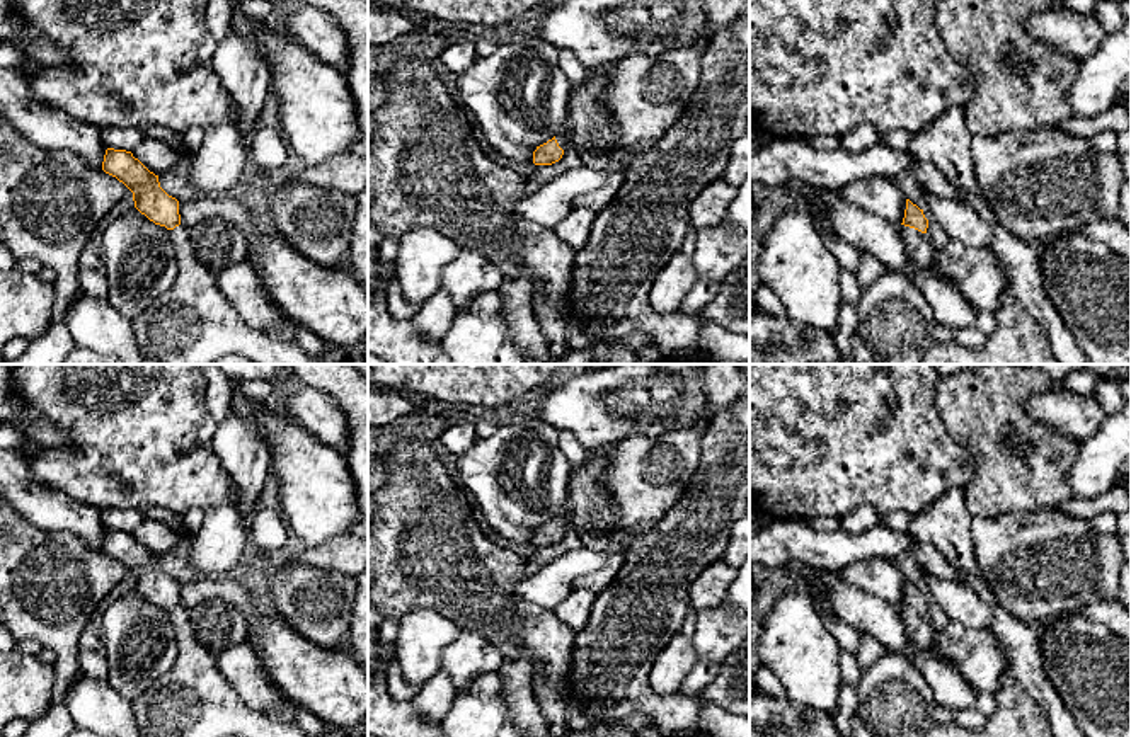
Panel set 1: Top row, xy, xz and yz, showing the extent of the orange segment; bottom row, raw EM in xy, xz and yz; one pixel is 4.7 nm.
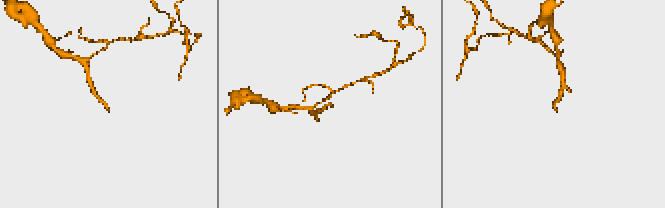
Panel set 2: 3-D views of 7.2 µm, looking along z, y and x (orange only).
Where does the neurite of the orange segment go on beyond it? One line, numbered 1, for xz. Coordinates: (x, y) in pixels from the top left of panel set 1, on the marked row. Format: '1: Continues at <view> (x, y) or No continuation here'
1: Continues at xz (561, 138)

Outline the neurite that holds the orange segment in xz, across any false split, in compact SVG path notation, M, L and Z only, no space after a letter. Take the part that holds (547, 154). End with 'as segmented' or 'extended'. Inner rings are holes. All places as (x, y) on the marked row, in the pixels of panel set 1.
M559 133L547 143L537 146L533 151L533 163L535 165L552 165L559 162L564 155L564 150L567 146L567 138L564 133Z; extended

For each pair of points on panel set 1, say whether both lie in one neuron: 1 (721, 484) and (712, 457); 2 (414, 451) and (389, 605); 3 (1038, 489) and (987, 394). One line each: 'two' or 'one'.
1: one
2: one
3: one

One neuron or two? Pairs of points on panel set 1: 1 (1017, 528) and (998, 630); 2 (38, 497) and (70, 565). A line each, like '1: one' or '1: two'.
1: two
2: two

